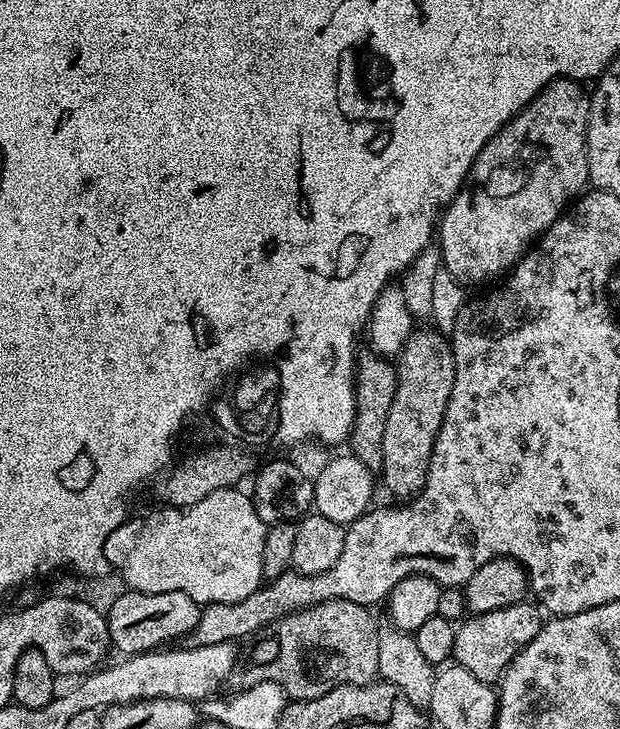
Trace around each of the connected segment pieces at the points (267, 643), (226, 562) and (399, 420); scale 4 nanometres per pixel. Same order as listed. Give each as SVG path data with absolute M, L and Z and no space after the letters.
M327 600L280 617L271 625L267 634L261 635L255 641L257 644L252 648L252 660L256 664L233 672L231 683L236 683L237 689L245 689L260 681L272 681L284 690L285 697L292 702L313 700L343 684L373 683L378 676L378 642L381 629L376 628L376 620L368 612L371 611L365 605L349 600Z
M239 487L219 488L210 494L206 494L206 498L202 498L202 502L197 504L189 504L187 508L173 508L171 506L161 507L161 512L156 512L140 529L136 532L136 541L128 548L128 553L124 556L124 580L129 589L133 592L145 592L146 594L166 594L167 592L185 592L195 604L207 606L210 604L233 604L234 602L242 602L242 598L250 598L250 594L257 592L264 580L263 562L262 562L262 546L265 545L266 534L268 528L262 522L262 518L258 518L258 514L252 505L252 497L247 491L239 492Z
M417 327L404 344L398 355L396 369L396 393L390 406L390 414L386 414L386 422L382 430L382 462L378 469L378 480L393 496L393 501L407 502L419 496L424 483L428 480L430 454L434 450L434 442L438 438L438 430L442 426L442 418L446 414L446 406L450 402L450 390L454 390L454 358L449 337L432 328Z

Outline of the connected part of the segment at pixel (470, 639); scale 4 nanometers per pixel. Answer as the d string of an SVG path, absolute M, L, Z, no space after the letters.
M532 602L511 604L481 616L469 615L456 630L452 651L455 663L465 667L485 684L495 685L509 662L532 641L534 634L538 634L541 623L541 609Z

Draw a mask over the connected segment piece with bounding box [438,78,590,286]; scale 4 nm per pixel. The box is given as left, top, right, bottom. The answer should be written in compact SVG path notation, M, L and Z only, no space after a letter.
M551 80L505 128L498 130L498 134L494 134L494 138L482 146L478 158L474 158L464 185L448 203L438 221L442 268L460 285L487 285L503 277L524 255L529 245L543 236L561 212L589 187L586 149L590 96L580 88L583 87L575 80Z

